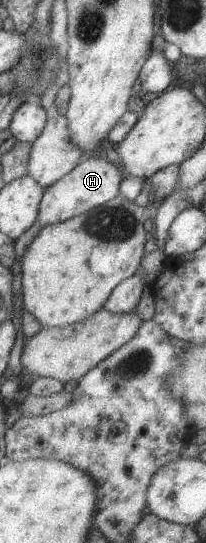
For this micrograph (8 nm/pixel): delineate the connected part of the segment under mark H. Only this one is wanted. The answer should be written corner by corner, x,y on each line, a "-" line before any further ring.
84,157
70,172
64,174
54,184
43,188
37,214
37,220
41,228
62,222
95,206
104,204
118,195
118,184
121,180
121,172
112,161

